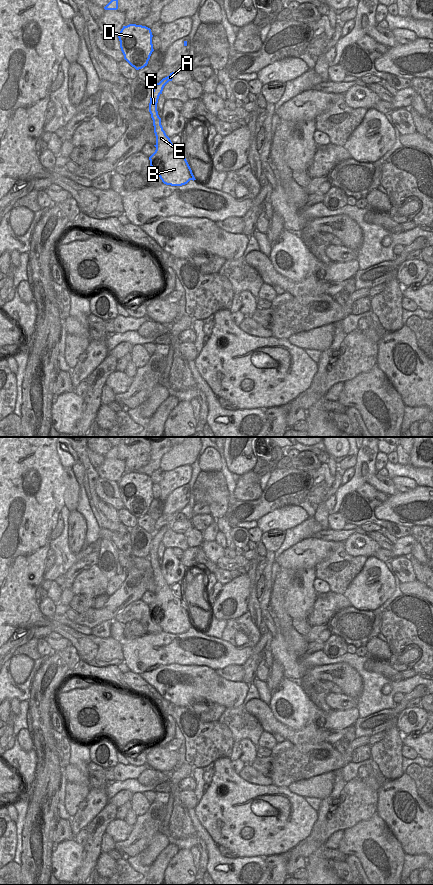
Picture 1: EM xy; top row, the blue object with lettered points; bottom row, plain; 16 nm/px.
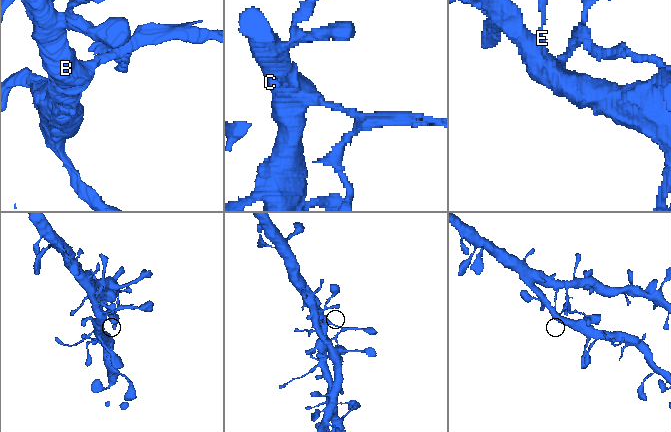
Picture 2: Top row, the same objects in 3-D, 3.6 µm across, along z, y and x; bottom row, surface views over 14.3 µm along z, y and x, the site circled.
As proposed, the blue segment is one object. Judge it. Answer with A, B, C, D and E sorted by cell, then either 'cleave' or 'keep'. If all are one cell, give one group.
A B C D E | keep

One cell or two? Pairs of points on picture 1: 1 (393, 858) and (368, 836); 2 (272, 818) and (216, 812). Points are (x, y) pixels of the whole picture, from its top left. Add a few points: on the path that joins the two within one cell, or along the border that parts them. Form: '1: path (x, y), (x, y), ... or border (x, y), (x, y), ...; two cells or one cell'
1: path (387, 852), (374, 840); one cell
2: path (258, 820), (251, 820), (230, 812); one cell

